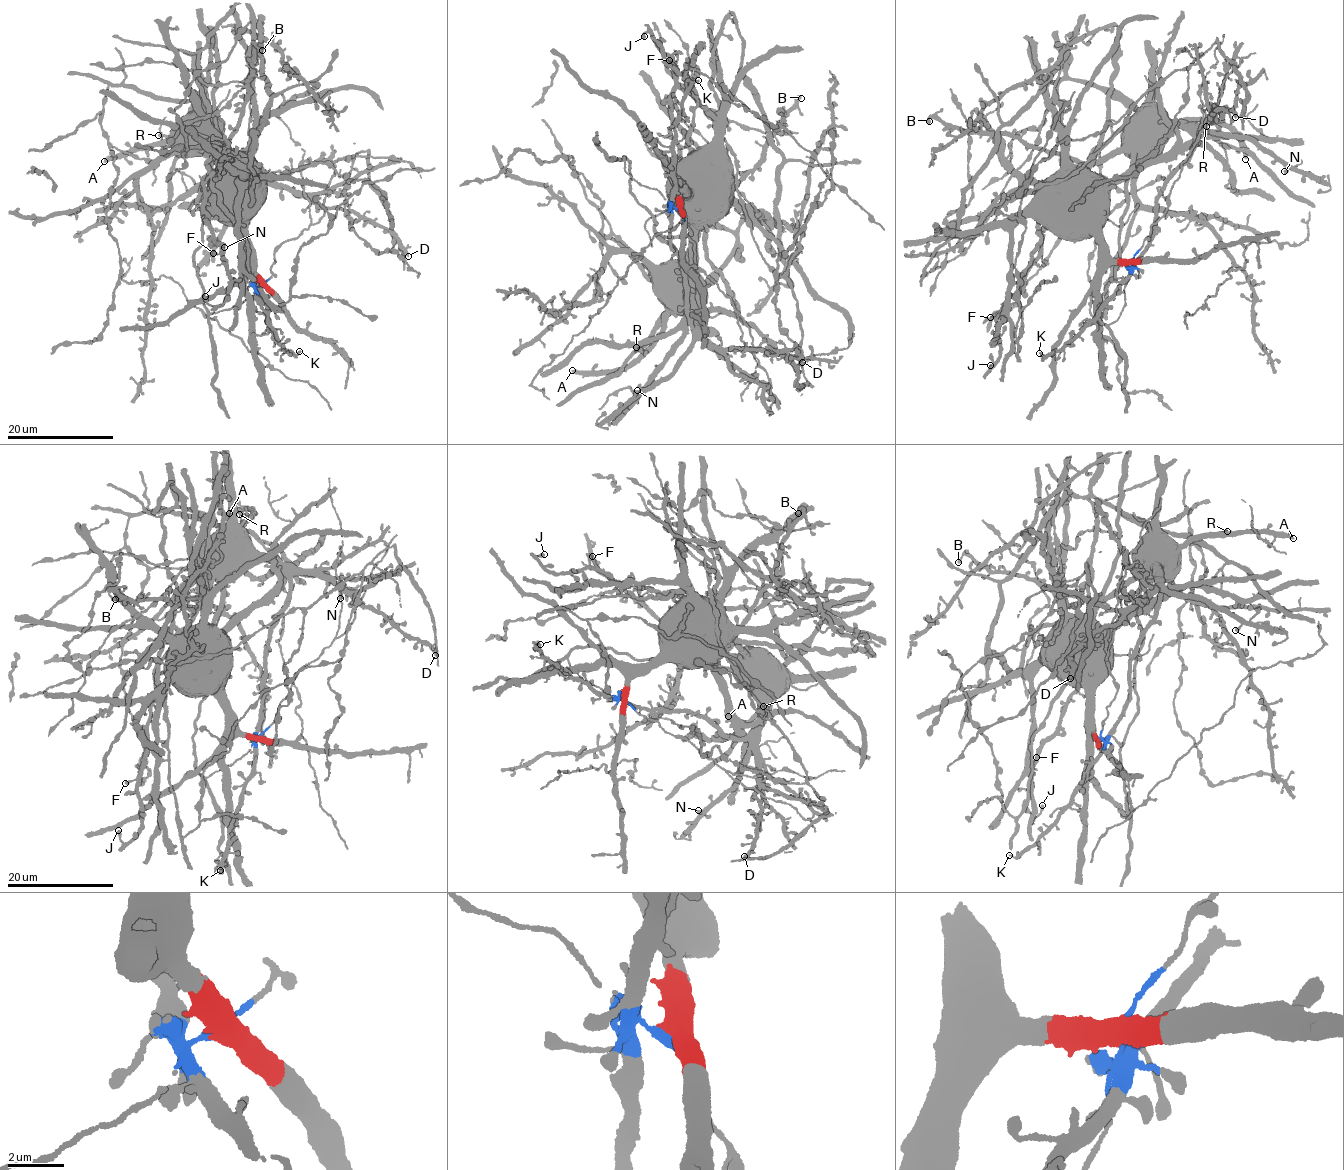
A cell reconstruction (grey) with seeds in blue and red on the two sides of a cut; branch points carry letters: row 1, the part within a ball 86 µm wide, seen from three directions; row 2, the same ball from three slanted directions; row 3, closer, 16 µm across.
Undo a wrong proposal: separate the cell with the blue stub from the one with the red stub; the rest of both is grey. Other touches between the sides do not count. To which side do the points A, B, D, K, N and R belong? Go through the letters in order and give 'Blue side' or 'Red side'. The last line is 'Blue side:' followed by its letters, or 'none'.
A: Blue side
B: Blue side
D: Blue side
K: Blue side
N: Blue side
R: Blue side
Blue side: A, B, D, K, N, R

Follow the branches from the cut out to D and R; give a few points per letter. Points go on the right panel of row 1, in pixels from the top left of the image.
D: (1132, 262), (1154, 230), (1156, 196), (1170, 171), (1188, 157), (1210, 114), (1216, 117), (1213, 108), (1235, 118)
R: (1132, 262), (1154, 230), (1156, 196), (1194, 145), (1194, 136), (1169, 125), (1206, 121), (1206, 126)

